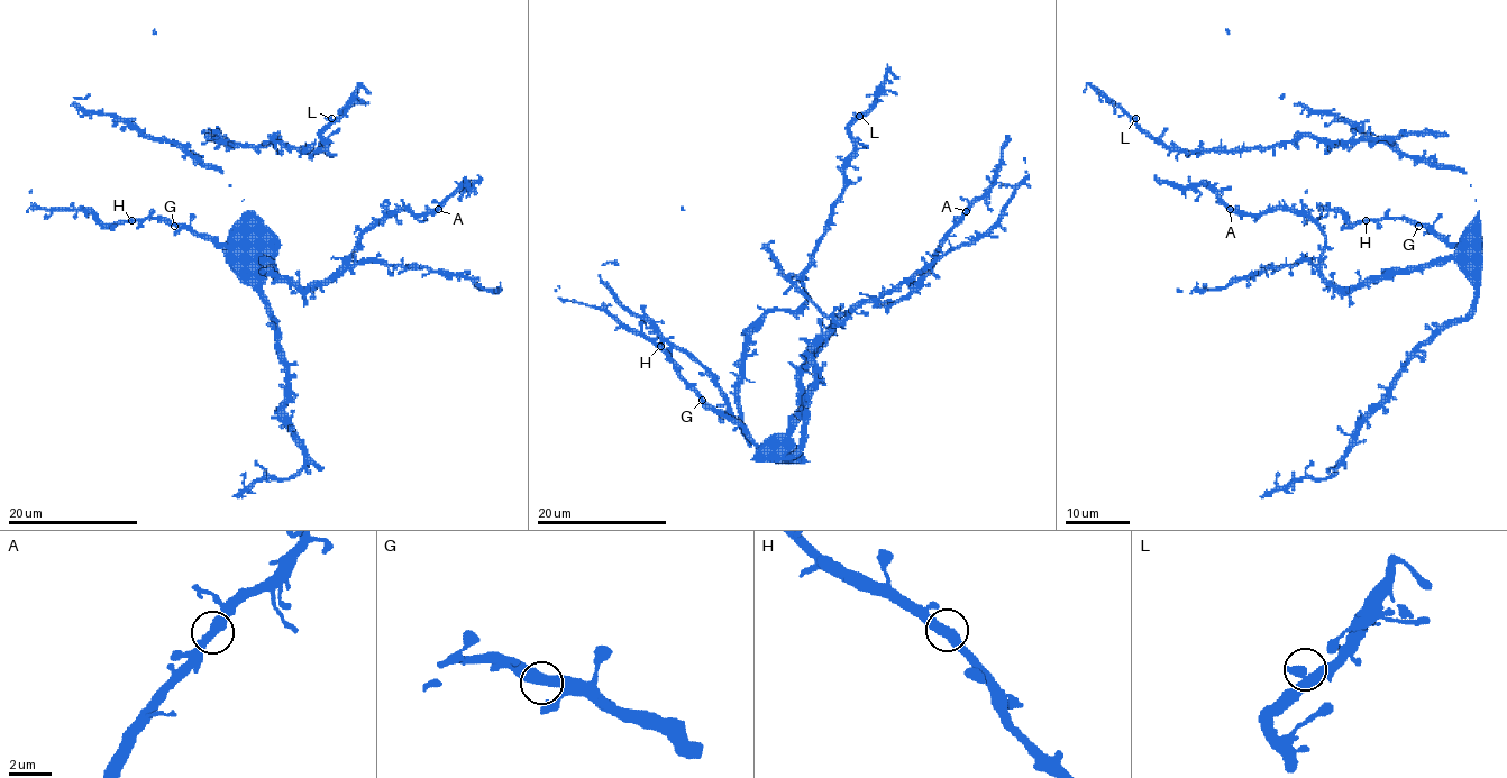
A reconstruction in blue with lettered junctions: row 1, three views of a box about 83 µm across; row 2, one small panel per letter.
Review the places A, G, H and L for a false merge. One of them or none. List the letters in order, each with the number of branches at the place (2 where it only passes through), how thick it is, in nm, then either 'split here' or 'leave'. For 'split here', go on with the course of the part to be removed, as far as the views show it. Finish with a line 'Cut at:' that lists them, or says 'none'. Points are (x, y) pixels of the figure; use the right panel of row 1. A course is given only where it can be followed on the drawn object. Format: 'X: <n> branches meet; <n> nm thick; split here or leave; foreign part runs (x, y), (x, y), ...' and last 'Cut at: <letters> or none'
A: 2 branches meet; 420 nm thick; leave
G: 2 branches meet; 440 nm thick; leave
H: 2 branches meet; 440 nm thick; leave
L: 2 branches meet; 400 nm thick; leave
Cut at: none

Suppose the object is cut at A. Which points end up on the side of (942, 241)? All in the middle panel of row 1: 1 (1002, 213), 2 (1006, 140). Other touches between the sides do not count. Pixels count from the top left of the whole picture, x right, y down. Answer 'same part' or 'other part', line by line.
1: same part
2: other part

